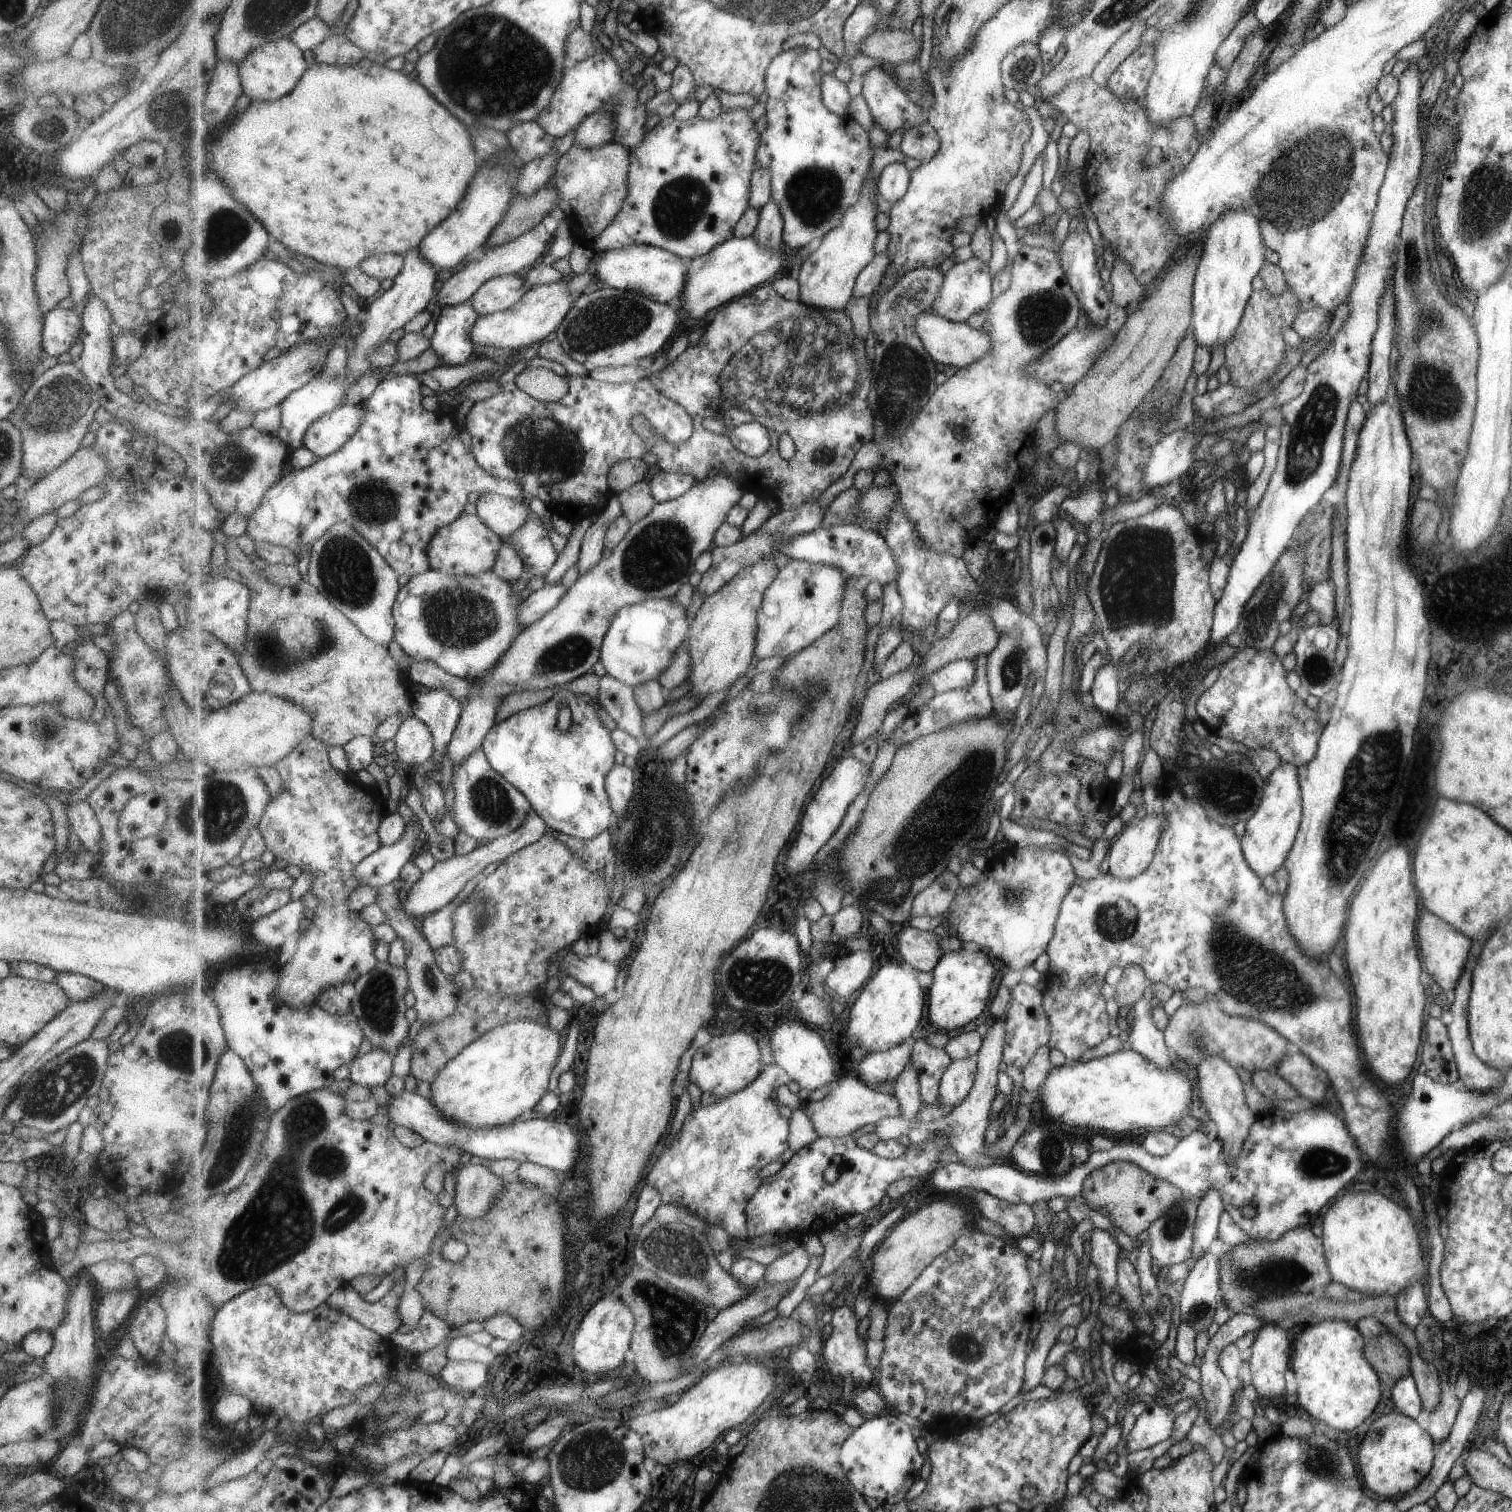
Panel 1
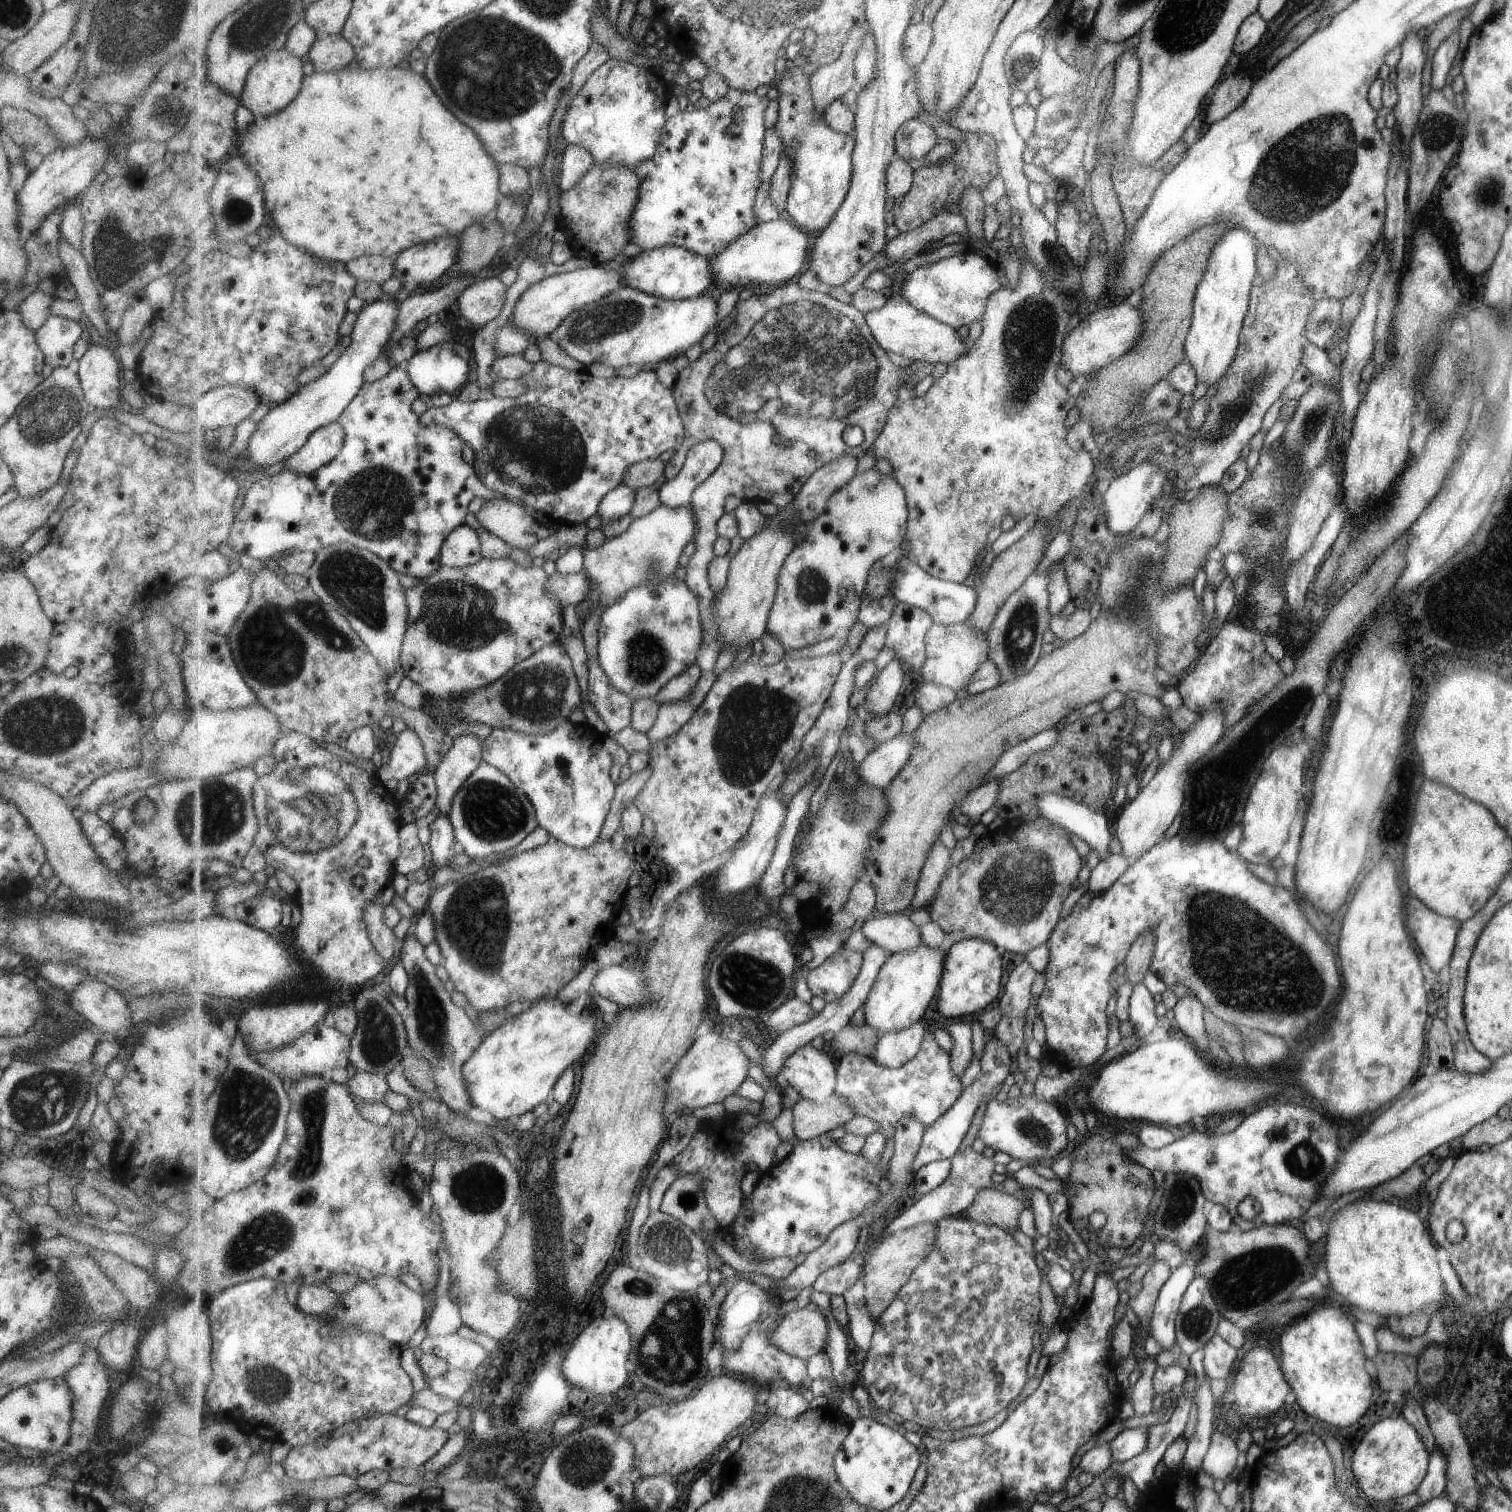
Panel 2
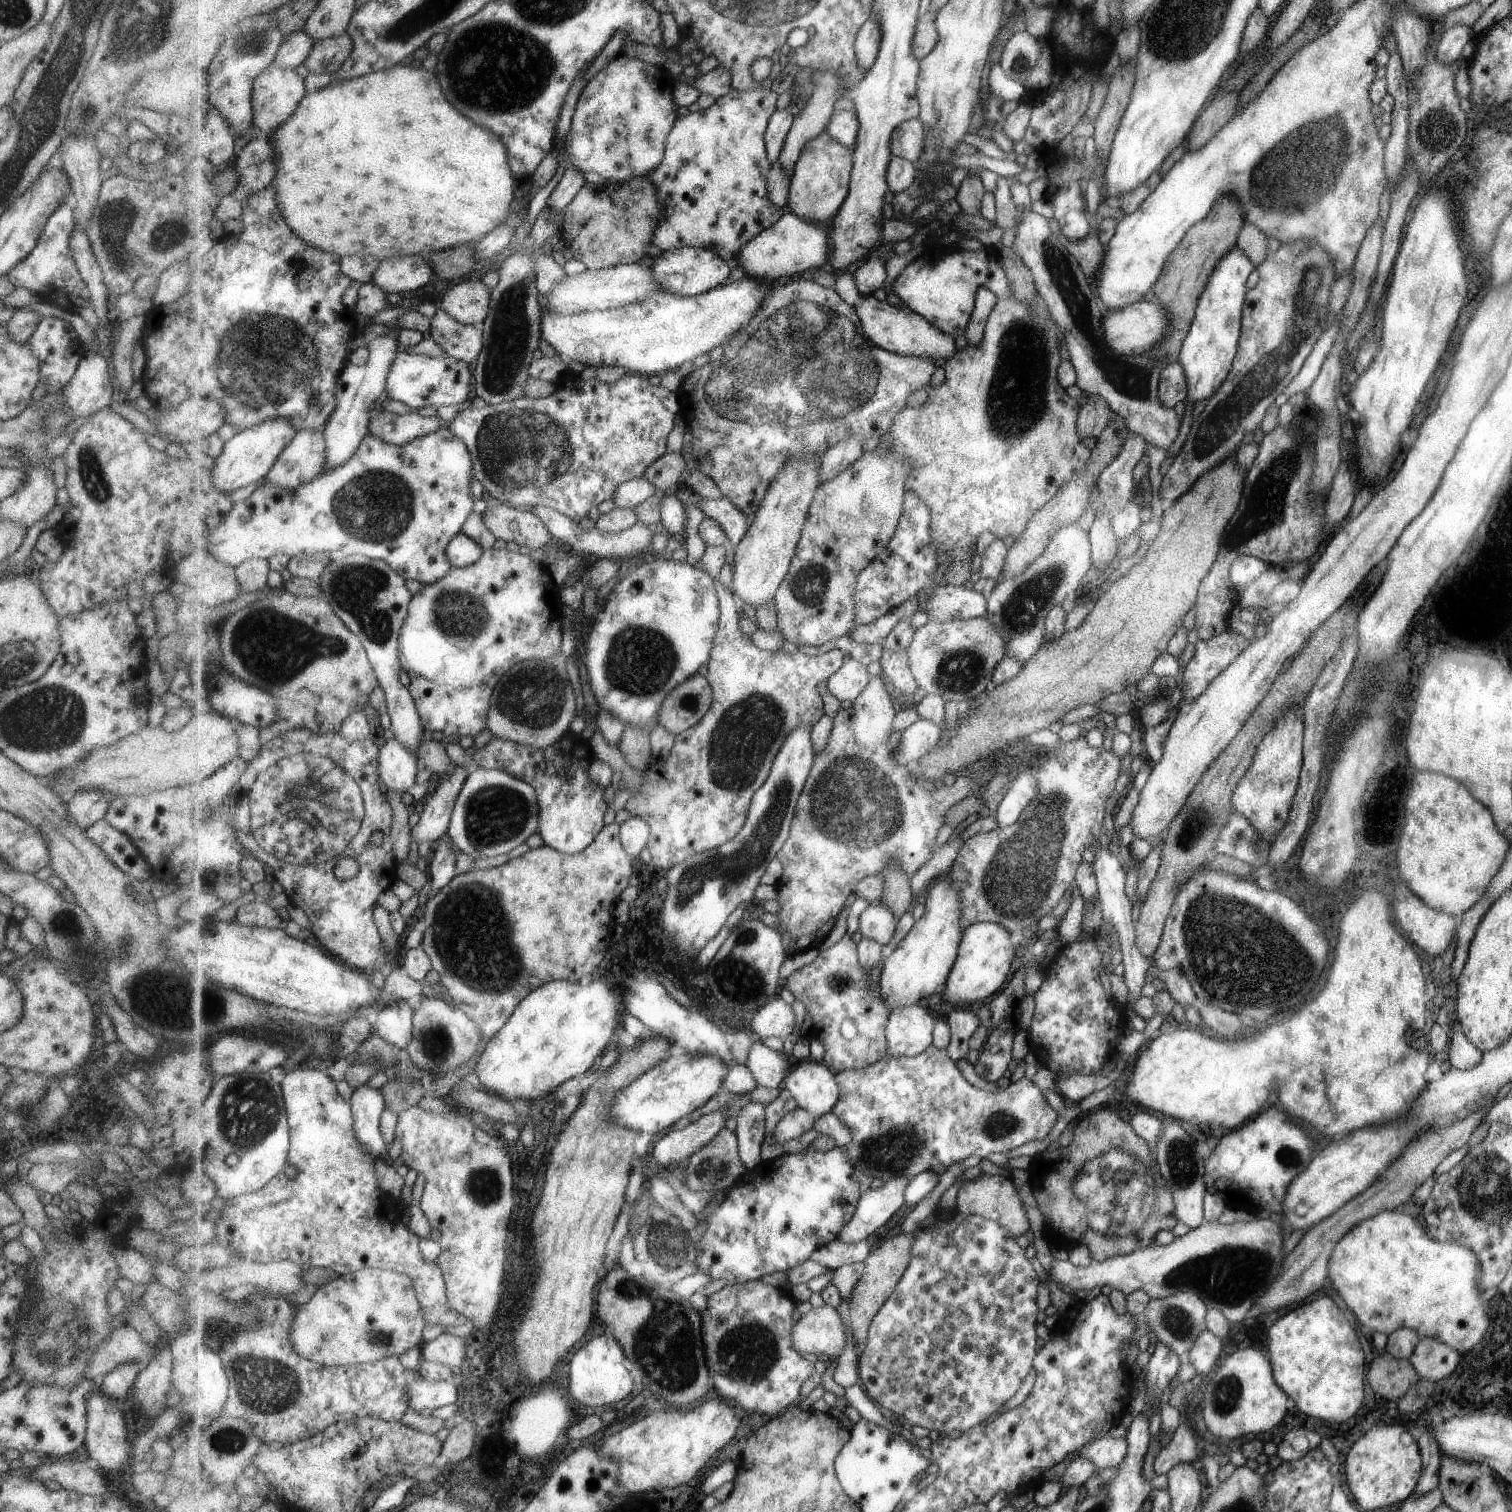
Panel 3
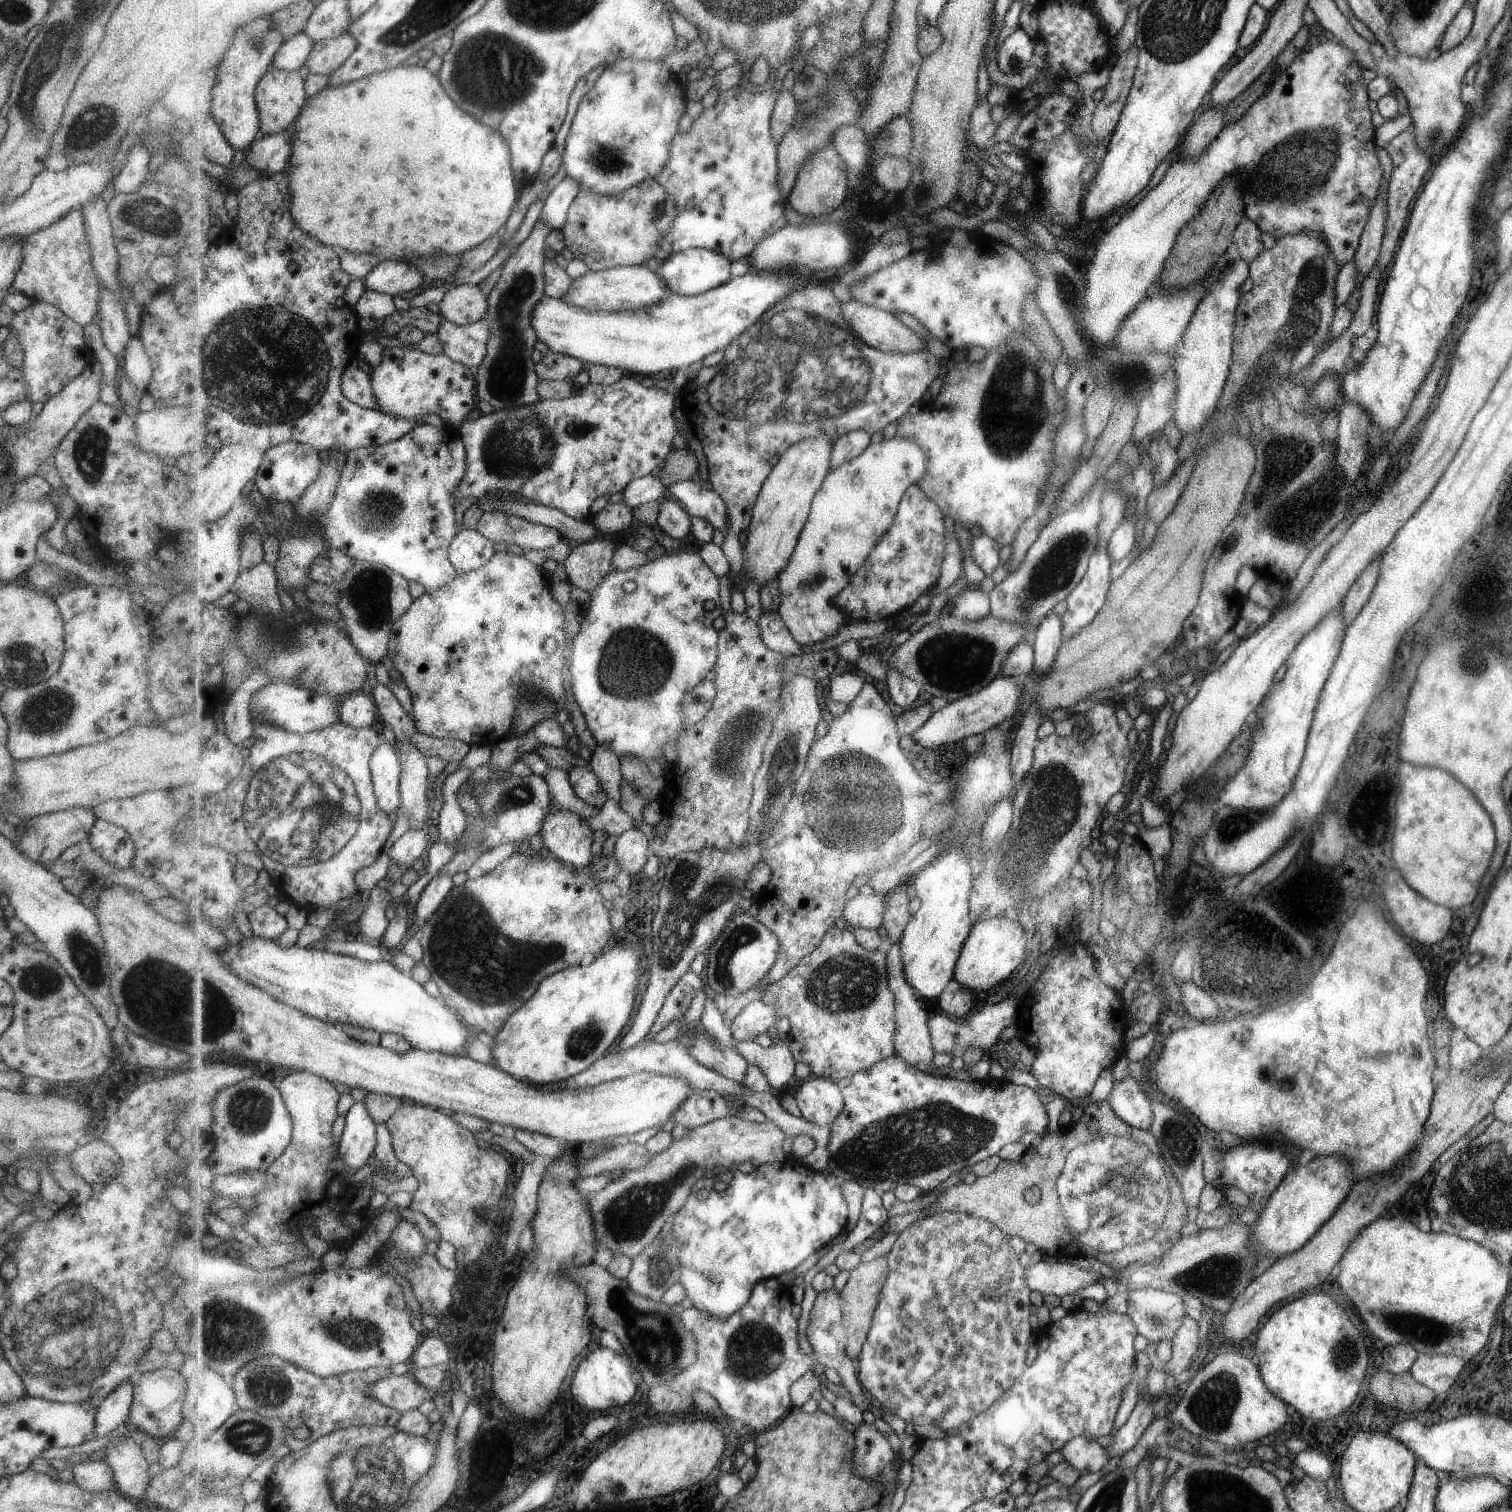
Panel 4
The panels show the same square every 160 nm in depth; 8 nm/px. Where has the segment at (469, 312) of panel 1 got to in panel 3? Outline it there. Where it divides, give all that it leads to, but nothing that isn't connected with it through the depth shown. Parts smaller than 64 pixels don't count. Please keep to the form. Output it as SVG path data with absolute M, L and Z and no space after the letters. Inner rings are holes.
M402 349L396 363L391 369L385 395L391 400L401 401L409 405L412 411L417 411L423 406L457 406L467 402L467 396L473 388L473 366L467 361L451 357L447 354L441 357L432 357L425 354L415 354Z

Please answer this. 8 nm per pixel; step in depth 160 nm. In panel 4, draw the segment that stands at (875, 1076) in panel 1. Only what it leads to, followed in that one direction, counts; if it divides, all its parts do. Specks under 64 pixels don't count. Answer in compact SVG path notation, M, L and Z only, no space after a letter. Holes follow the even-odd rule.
M901 941L891 944L888 948L889 964L889 984L892 992L897 996L897 1036L895 1037L895 1046L897 1053L903 1060L909 1062L914 1067L922 1071L931 1073L936 1071L934 1058L936 1050L929 1028L929 1018L931 1012L926 1009L924 1000L919 996L918 990L909 984L905 976L905 964L903 964L903 952Z

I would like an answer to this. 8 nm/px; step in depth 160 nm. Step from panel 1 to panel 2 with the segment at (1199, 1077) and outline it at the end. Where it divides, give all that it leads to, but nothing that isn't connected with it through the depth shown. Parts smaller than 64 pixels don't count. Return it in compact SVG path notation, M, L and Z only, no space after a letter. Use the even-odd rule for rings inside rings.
M1183 996L1177 999L1174 1012L1172 1029L1179 1030L1183 1034L1188 1034L1193 1039L1193 1044L1199 1050L1207 1050L1207 1036L1203 1028L1202 1012L1203 1005L1194 997Z

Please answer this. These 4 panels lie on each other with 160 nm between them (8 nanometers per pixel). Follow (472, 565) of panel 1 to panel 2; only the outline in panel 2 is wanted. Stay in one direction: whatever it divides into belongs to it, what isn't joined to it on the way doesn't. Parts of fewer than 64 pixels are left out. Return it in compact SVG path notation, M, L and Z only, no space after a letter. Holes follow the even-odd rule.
M469 523L460 524L442 546L442 566L468 567L477 564L484 557L480 532Z

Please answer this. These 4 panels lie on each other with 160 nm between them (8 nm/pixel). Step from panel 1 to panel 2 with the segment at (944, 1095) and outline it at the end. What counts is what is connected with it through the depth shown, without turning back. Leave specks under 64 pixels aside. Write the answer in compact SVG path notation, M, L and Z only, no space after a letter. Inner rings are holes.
M954 1021L952 1025L946 1028L946 1031L953 1037L954 1047L950 1052L952 1054L952 1067L958 1077L965 1074L973 1060L973 1028L971 1022Z

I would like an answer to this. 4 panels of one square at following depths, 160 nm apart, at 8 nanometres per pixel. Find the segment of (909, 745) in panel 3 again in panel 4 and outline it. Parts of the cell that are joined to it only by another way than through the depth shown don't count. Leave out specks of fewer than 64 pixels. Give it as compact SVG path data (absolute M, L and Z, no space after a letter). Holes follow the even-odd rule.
M997 676L997 679L984 690L950 702L942 710L935 711L924 726L911 734L911 738L917 744L921 740L925 746L943 746L947 742L953 744L969 736L988 734L994 727L1008 723L1017 712L1017 702L1019 702L1022 689L1023 685L1017 678Z

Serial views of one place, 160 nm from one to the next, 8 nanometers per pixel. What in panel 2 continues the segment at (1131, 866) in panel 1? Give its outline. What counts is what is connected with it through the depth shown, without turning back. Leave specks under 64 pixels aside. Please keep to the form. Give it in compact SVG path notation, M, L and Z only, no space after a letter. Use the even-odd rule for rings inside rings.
M1216 703L1204 710L1203 713L1197 714L1200 716L1199 720L1189 730L1183 731L1181 744L1177 750L1172 750L1169 761L1162 768L1157 769L1147 786L1140 790L1127 806L1121 807L1120 812L1115 815L1114 836L1117 837L1121 846L1120 855L1129 862L1143 856L1153 844L1157 844L1162 839L1163 832L1167 830L1171 820L1177 816L1177 812L1181 810L1188 768L1197 758L1202 757L1206 750L1217 744L1221 736L1227 732L1220 703Z

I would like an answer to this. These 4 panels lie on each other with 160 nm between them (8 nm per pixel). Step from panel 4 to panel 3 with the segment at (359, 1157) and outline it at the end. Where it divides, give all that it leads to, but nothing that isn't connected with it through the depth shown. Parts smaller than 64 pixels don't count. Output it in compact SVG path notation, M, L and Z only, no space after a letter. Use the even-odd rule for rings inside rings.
M363 1085L354 1090L350 1102L358 1141L368 1153L382 1158L389 1147L380 1131L380 1120L386 1109L385 1095L381 1089Z

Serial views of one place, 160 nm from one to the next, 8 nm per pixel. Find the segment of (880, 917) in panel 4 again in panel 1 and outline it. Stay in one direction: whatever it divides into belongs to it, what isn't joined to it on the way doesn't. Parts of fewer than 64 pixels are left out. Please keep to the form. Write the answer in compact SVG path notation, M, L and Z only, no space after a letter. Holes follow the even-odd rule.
M906 924L894 936L897 953L908 966L924 972L934 972L943 952L939 936L932 931L923 931Z

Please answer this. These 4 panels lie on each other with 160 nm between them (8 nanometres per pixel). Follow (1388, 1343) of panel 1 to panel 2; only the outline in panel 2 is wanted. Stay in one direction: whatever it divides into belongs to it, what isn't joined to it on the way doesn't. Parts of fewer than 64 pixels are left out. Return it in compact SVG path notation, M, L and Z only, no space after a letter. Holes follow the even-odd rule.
M1378 1352L1373 1363L1382 1390L1399 1390L1403 1394L1413 1390L1417 1380L1417 1361L1413 1355Z

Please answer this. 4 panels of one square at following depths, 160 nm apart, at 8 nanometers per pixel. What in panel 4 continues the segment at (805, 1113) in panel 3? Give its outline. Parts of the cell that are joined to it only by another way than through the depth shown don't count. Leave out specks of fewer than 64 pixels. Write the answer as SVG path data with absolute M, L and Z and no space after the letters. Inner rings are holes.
M730 1116L695 1126L688 1139L673 1142L667 1150L653 1154L645 1168L625 1170L603 1190L585 1196L589 1212L593 1214L593 1232L599 1244L632 1259L637 1257L663 1230L665 1222L684 1207L693 1185L707 1178L706 1174L711 1169L745 1161L754 1163L756 1167L783 1162L787 1160L783 1150L786 1136L771 1119L757 1123Z

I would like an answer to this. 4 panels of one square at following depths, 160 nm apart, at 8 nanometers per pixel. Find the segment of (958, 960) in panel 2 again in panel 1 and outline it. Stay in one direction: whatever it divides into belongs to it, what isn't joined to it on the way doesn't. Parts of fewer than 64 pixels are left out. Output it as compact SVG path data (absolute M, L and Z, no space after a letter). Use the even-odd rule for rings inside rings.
M986 950L950 951L939 960L934 982L929 988L928 1020L938 1030L957 1032L961 1026L979 1018L991 1000L991 986L995 980L995 966Z

